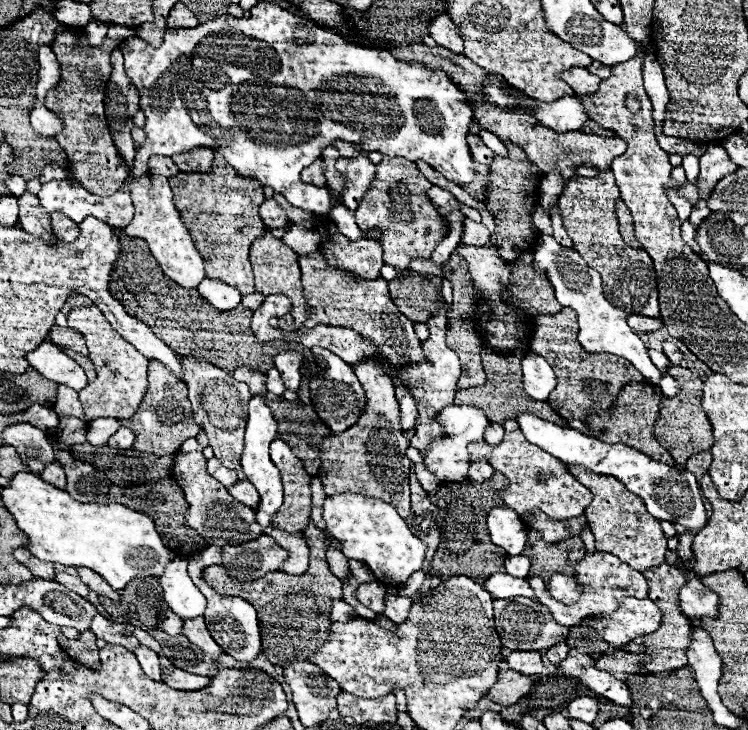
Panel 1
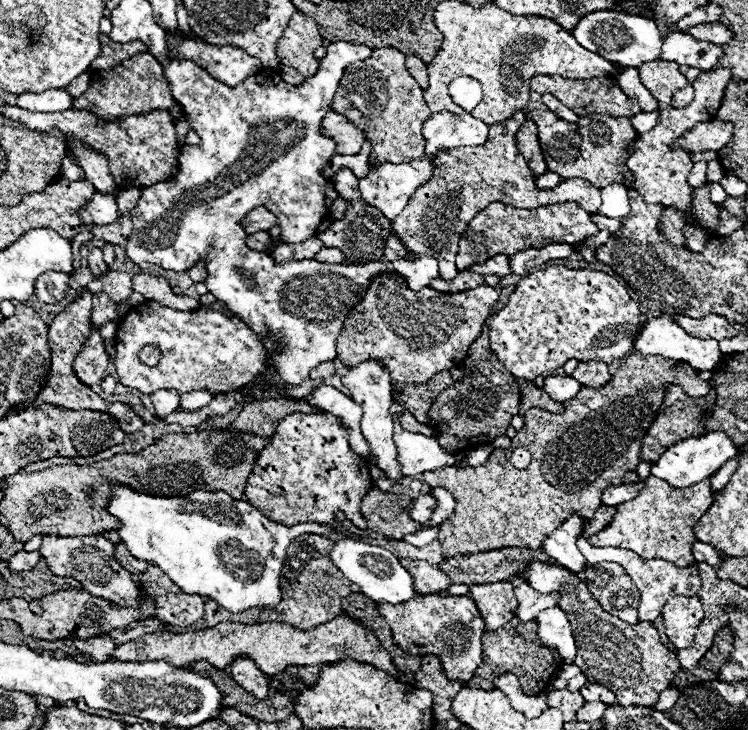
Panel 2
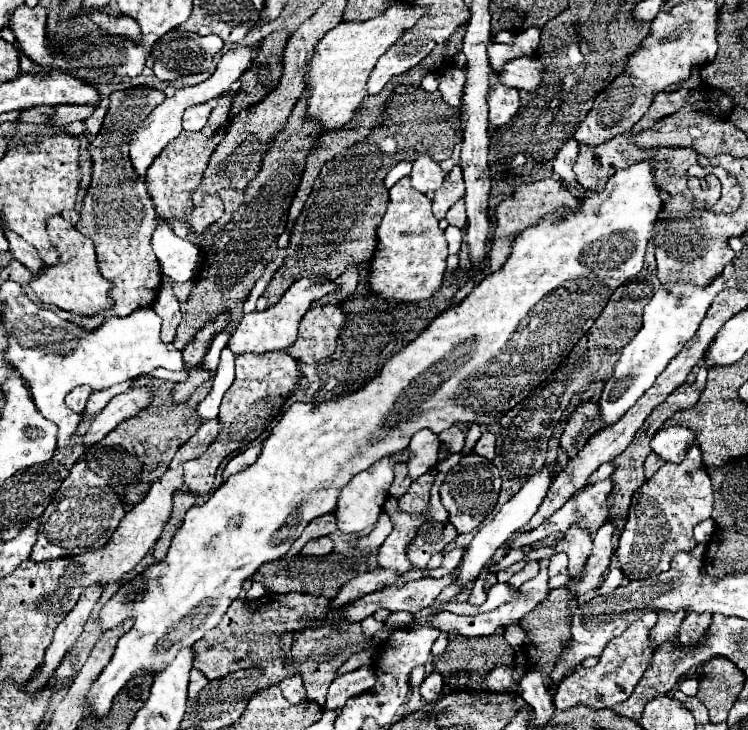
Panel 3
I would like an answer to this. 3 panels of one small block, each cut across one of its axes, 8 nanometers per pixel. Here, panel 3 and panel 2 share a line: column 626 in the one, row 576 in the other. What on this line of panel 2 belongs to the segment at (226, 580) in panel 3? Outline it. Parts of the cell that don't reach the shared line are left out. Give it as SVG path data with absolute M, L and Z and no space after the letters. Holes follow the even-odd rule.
M120 484L110 492L108 512L122 522L118 530L120 540L134 558L162 568L182 592L208 596L234 614L280 602L278 580L286 548L292 538L312 532L308 522L296 526L272 524L246 500L234 500L224 492L192 492L184 498L160 498Z

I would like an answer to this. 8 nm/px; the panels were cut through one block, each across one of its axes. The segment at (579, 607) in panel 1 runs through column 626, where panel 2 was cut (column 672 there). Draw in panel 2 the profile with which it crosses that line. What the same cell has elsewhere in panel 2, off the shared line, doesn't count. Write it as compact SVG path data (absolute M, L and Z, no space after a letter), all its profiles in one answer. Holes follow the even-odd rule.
M578 536L576 546L584 554L584 558L590 566L596 566L600 562L616 562L626 570L626 574L632 578L632 582L640 590L638 618L642 622L654 622L660 616L660 610L668 602L668 598L672 598L672 596L696 598L698 592L700 592L700 576L698 576L696 566L676 568L674 564L670 564L666 560L642 560L636 552L630 552L630 550L624 550L624 548L612 548L612 546L610 548L594 548L584 536Z

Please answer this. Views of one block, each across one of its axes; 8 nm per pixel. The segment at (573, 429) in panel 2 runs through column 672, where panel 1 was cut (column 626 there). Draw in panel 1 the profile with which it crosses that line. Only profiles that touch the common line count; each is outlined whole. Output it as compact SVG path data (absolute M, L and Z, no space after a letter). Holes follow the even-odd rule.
M562 308L558 314L540 314L534 318L534 332L530 350L544 356L548 364L552 364L556 374L556 388L548 398L548 404L558 412L562 418L576 418L584 420L588 412L608 410L614 404L622 386L630 382L644 382L644 376L628 364L628 360L614 356L614 354L588 354L580 348L578 342L578 316L572 308Z

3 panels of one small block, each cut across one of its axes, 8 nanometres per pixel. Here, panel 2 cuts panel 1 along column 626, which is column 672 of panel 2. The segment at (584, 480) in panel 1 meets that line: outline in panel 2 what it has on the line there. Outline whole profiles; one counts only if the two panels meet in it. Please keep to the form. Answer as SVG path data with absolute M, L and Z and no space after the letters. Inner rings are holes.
M648 476L642 492L636 498L616 506L616 516L612 524L608 524L608 528L592 536L590 544L596 548L606 548L606 546L626 548L636 552L638 556L644 556L644 560L660 558L680 568L690 566L694 562L690 548L696 542L692 528L696 526L698 518L702 518L704 512L710 508L712 500L714 494L710 492L710 480L702 480L684 490L672 490L664 480Z

